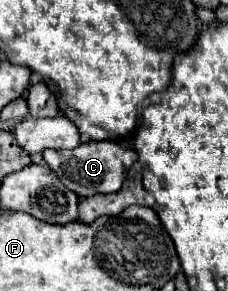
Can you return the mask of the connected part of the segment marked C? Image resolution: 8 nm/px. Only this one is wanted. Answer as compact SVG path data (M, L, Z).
M88 141L72 151L48 149L42 153L48 167L58 175L58 179L72 189L80 199L98 195L98 193L116 193L124 181L124 173L138 159L134 149L124 149L116 141Z

